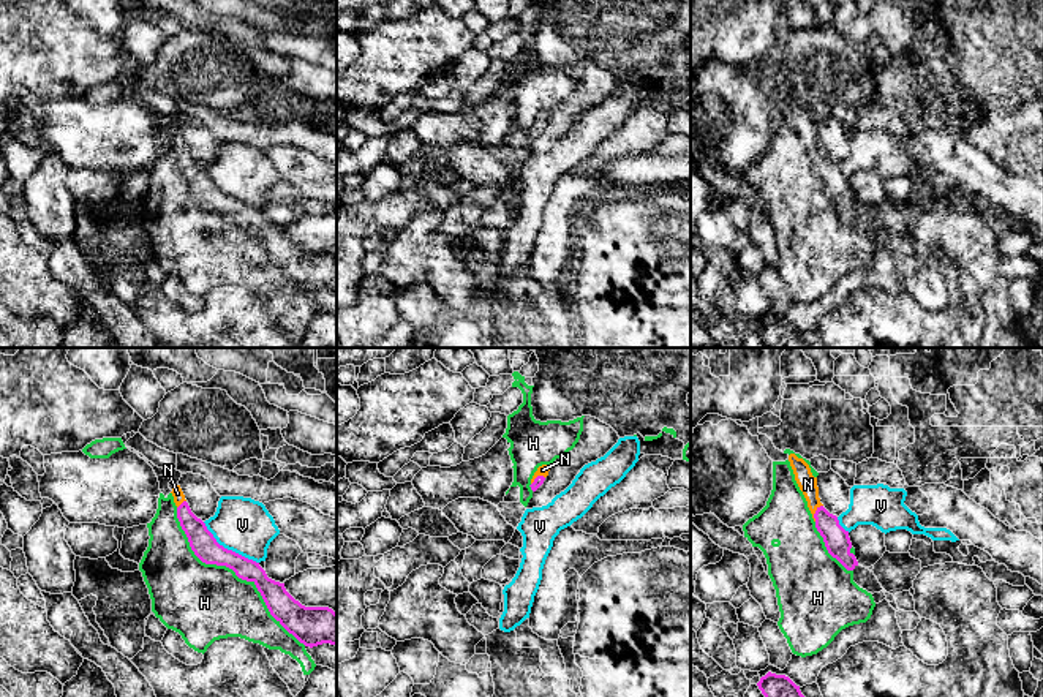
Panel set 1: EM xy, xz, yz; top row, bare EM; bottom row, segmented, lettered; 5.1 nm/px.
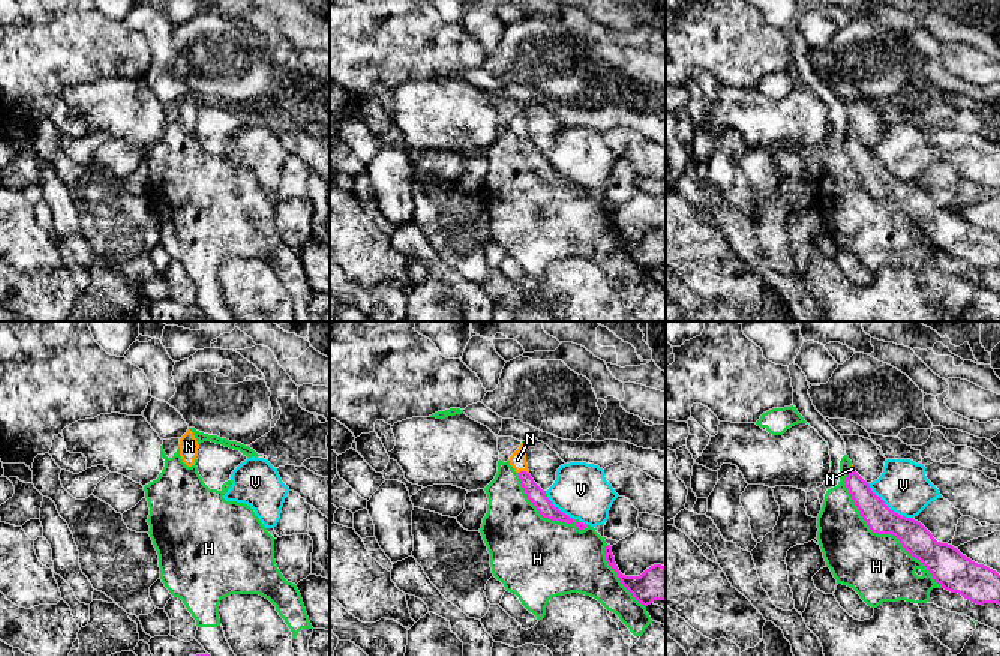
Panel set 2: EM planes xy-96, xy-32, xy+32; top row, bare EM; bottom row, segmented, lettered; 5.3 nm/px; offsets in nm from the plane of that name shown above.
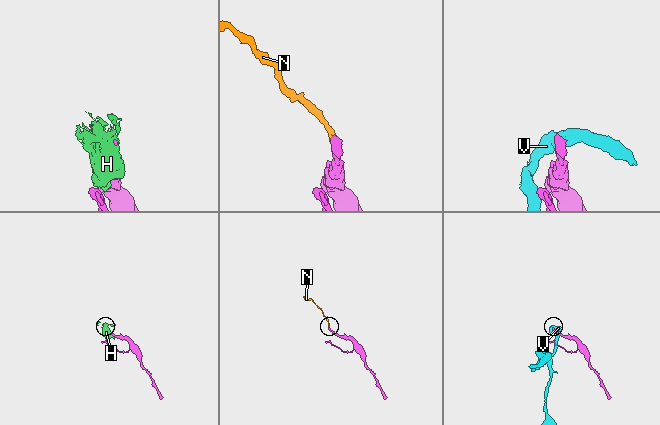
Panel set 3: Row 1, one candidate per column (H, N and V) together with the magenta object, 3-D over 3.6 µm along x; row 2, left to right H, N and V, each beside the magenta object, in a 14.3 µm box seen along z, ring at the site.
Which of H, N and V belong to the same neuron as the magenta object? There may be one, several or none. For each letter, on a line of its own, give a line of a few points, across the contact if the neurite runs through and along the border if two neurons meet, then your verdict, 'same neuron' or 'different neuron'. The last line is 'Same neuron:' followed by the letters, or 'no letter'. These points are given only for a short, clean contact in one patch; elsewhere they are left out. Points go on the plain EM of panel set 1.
H: different neuron
N: line yz (836, 185), (816, 158), (808, 130); same neuron
V: line xy (203, 168), (220, 190), (258, 209); different neuron
Same neuron: N

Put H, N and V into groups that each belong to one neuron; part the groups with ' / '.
H / N / V

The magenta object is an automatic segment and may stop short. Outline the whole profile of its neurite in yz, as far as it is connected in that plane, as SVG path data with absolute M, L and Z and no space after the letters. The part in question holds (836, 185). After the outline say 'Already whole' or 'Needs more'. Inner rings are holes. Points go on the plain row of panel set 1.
M795 100L789 101L795 126L803 138L808 153L815 168L815 174L823 183L828 199L836 204L847 217L858 212L855 201L850 198L852 188L849 177L845 177L836 161L830 160L819 144L817 123L812 122L809 111Z. Needs more

